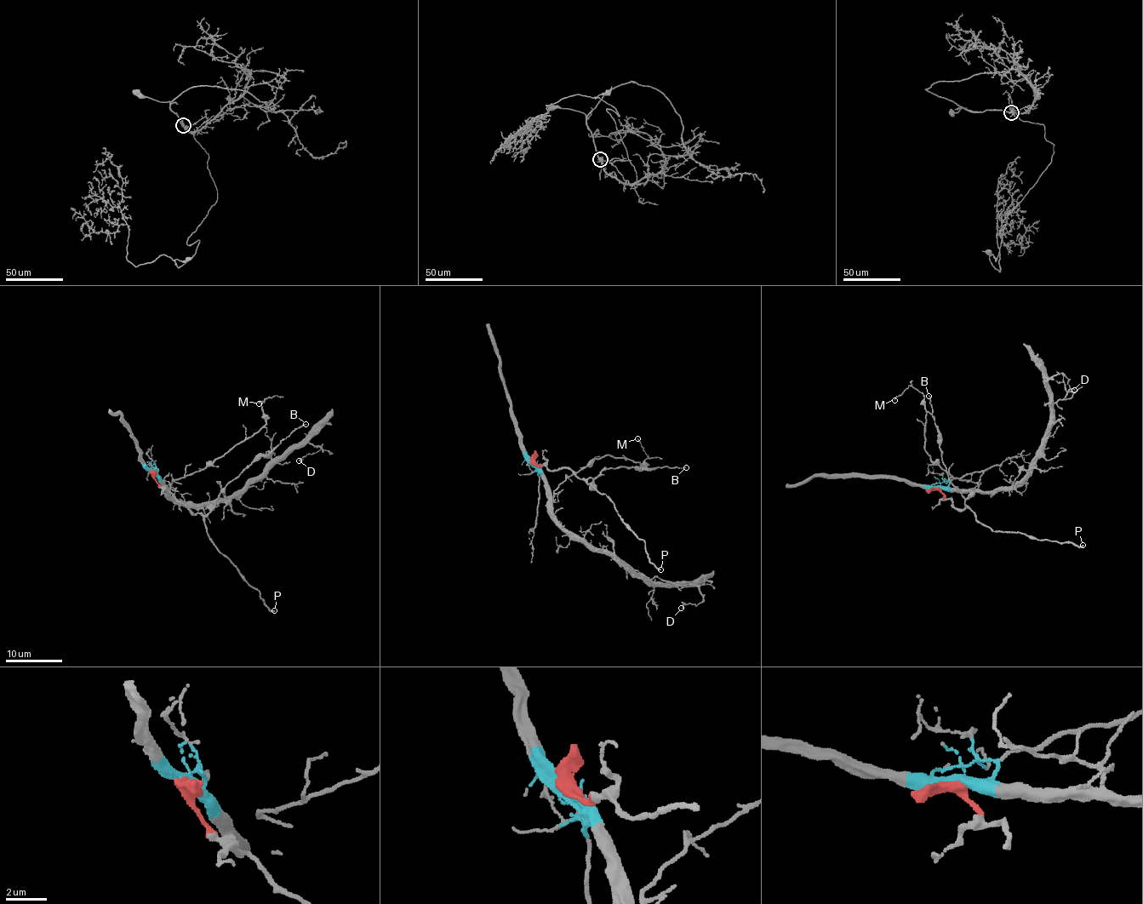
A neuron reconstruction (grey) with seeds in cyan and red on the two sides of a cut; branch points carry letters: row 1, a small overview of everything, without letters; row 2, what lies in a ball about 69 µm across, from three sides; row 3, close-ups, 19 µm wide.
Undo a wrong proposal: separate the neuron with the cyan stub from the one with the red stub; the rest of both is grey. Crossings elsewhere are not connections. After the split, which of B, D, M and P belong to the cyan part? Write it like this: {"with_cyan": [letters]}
{"with_cyan": ["D", "M"]}

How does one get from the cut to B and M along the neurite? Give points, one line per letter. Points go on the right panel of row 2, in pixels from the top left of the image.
B: (936, 488), (951, 499), (956, 508), (968, 506), (946, 473), (940, 449), (940, 432), (932, 415), (928, 396)
M: (936, 488), (978, 487), (951, 476), (925, 449), (926, 410), (920, 391), (908, 386), (895, 399)

